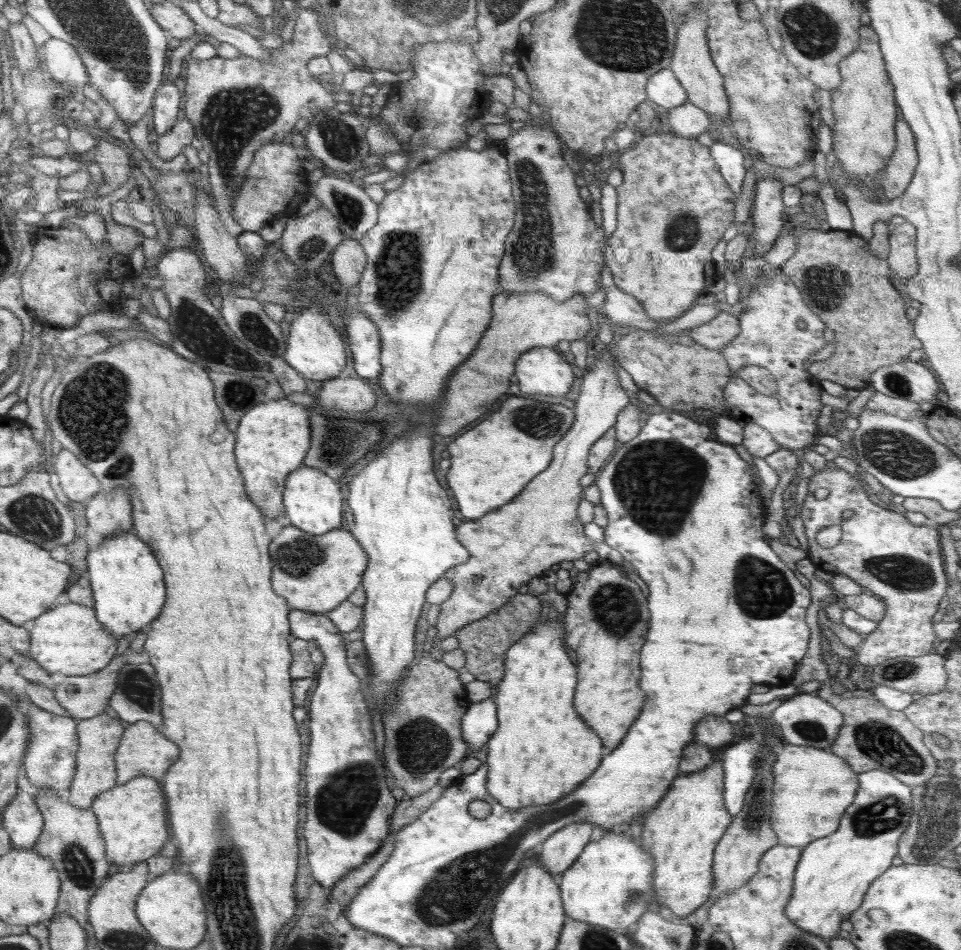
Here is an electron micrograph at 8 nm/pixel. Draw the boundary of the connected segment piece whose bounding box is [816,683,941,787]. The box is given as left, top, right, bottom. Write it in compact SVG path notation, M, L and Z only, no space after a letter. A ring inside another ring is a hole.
M831 683L822 684L816 694L843 714L842 726L829 750L843 758L856 774L880 768L911 787L922 786L934 778L941 764L924 744L923 733L903 711L890 710L876 699L835 695Z

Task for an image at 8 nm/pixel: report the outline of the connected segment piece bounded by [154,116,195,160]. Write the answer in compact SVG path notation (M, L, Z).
M184 116L180 117L180 120L168 131L166 134L159 135L157 142L154 145L157 154L162 160L172 160L176 158L178 154L182 152L185 146L189 146L194 140L195 134L192 123Z

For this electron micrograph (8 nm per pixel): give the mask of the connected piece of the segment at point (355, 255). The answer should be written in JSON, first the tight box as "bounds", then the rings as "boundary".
{"bounds":[331,238,367,288],"boundary":[[[345,238],[332,251],[331,262],[338,282],[350,288],[360,282],[367,263],[367,256],[358,240]]]}

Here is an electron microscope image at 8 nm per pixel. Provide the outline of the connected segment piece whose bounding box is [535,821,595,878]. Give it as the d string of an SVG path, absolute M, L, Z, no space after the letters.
M588 821L565 826L543 842L542 852L535 860L540 862L544 870L548 870L548 874L560 878L590 842L594 827Z

